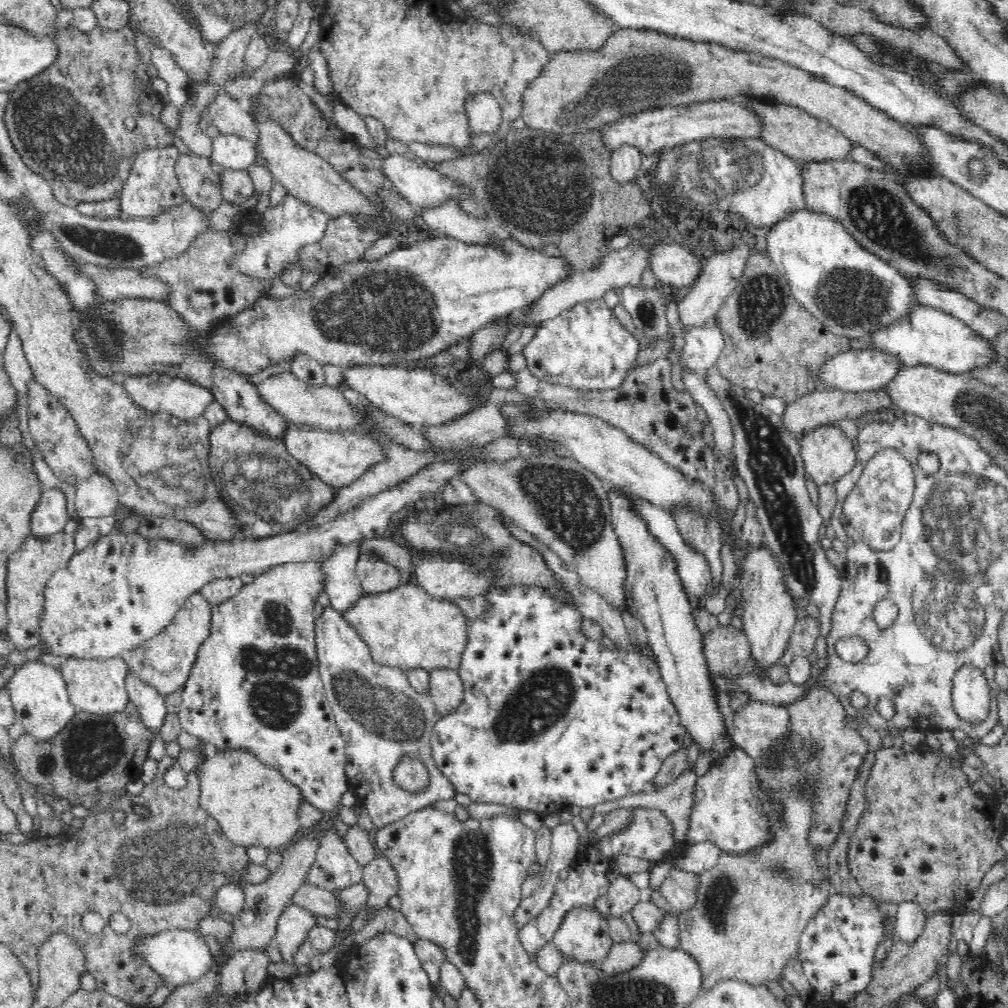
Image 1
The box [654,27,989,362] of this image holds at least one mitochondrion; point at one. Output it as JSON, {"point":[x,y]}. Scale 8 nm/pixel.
{"point":[878,214]}

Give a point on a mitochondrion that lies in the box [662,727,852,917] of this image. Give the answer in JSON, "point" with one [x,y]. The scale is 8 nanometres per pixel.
{"point":[814,755]}

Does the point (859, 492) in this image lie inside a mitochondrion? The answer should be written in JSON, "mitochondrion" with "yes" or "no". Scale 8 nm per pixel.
{"mitochondrion":"no"}

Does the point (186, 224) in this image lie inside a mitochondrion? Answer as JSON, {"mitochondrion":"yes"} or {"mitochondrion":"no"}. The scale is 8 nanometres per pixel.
{"mitochondrion":"no"}

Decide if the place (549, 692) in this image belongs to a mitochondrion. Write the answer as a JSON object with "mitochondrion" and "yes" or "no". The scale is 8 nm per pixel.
{"mitochondrion":"yes"}

